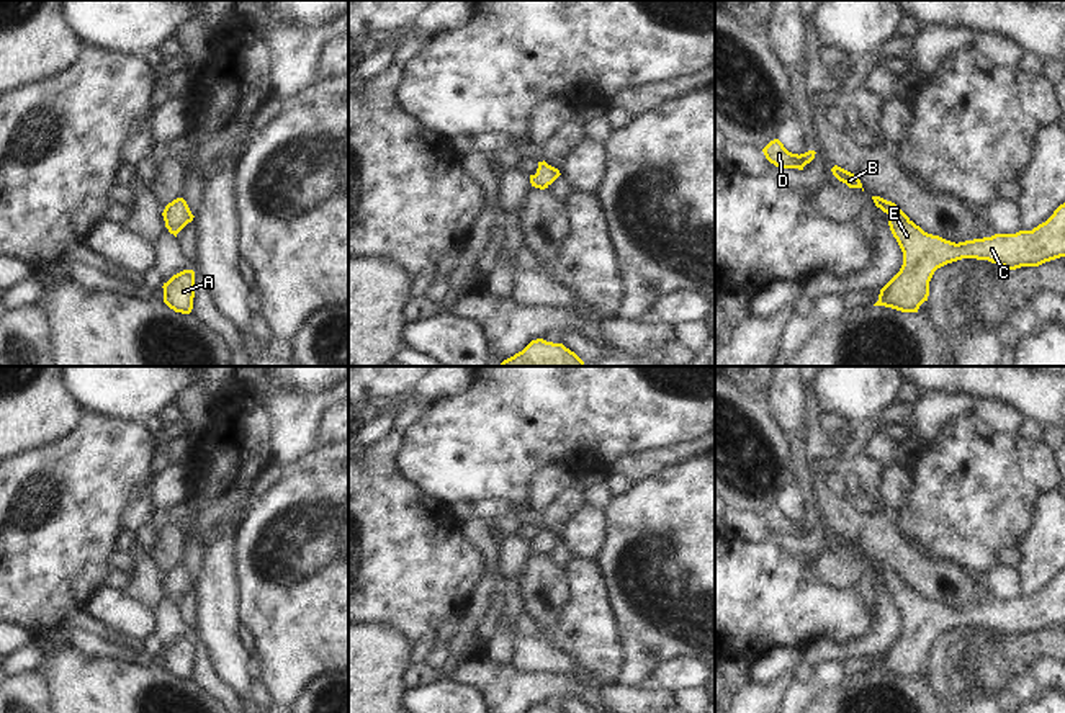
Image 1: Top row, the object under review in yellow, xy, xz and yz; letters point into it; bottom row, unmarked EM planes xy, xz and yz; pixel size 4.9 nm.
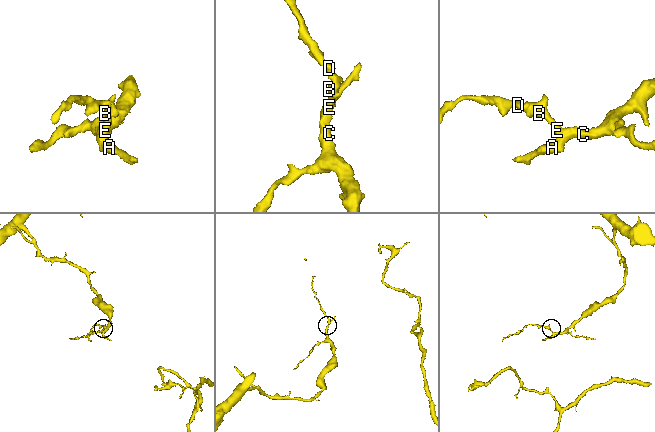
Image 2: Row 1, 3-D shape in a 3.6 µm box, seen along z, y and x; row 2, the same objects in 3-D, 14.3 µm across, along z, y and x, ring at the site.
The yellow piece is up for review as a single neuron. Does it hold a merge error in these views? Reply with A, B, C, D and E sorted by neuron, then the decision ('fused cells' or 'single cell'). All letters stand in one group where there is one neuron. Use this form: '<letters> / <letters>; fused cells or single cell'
A B C D E; single cell

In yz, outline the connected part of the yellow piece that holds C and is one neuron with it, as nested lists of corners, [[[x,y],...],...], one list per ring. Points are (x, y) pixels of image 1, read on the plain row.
[[[880,563],[872,566],[888,581],[890,597],[903,618],[900,638],[880,656],[874,672],[918,679],[928,667],[934,638],[962,625],[988,626],[1004,636],[1016,636],[1065,623],[1065,569],[1032,597],[995,600],[955,610],[924,599],[895,569]]]

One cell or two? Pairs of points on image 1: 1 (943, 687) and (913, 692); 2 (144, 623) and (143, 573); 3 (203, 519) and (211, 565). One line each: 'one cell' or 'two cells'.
1: two cells
2: two cells
3: two cells

